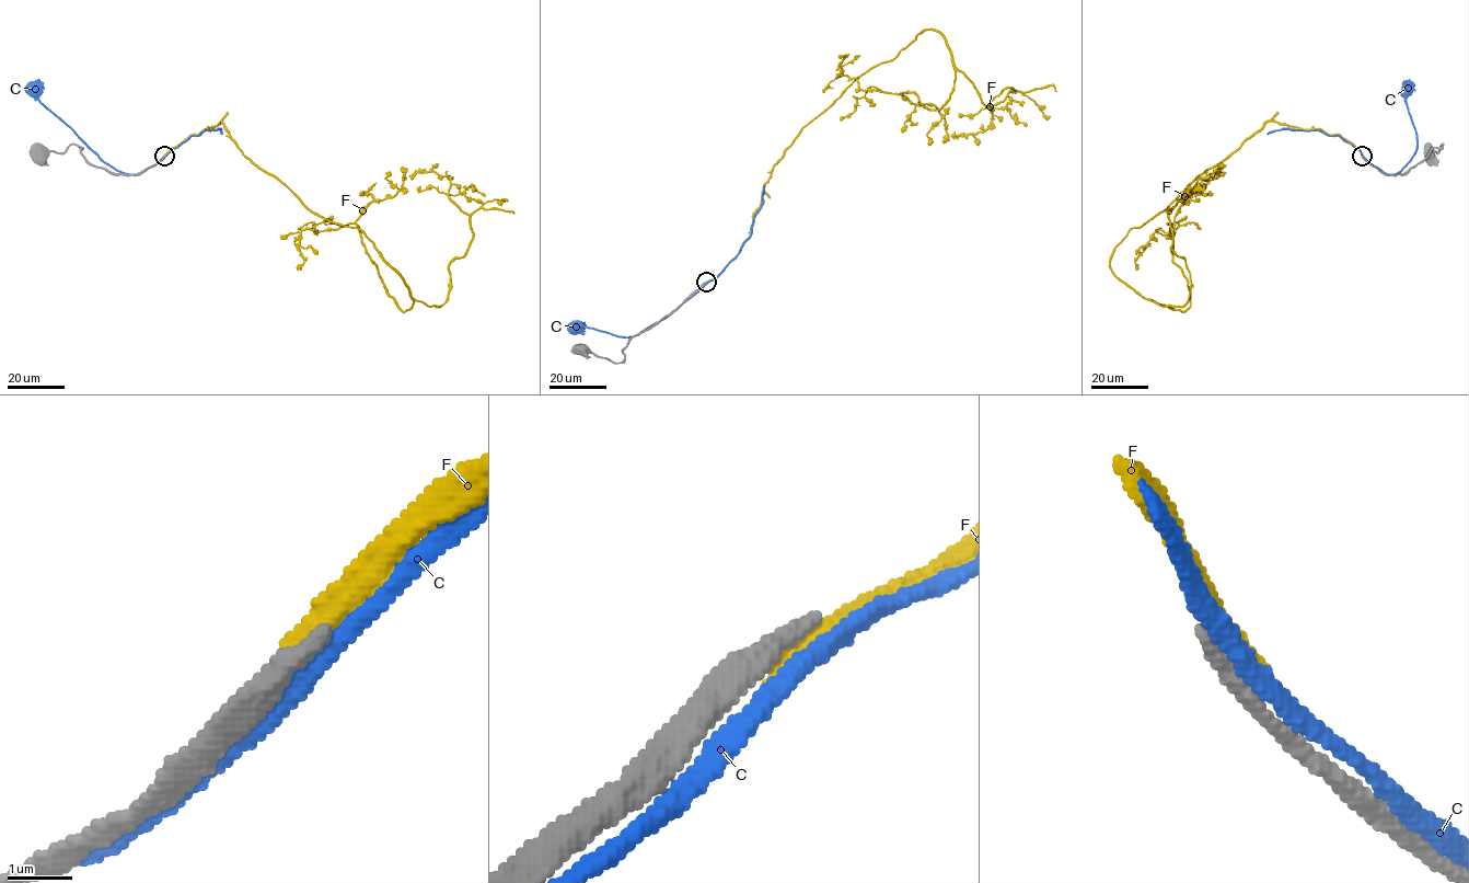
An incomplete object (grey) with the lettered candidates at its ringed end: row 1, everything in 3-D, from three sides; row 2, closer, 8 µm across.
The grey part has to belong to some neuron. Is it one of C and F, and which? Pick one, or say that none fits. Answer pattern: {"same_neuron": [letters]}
{"same_neuron": []}

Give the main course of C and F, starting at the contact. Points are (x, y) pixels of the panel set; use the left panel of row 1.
C: (163, 158), (137, 174), (125, 174), (106, 164), (39, 101), (31, 81)
F: (163, 156), (221, 121), (440, 306), (470, 217), (449, 178), (412, 178)

